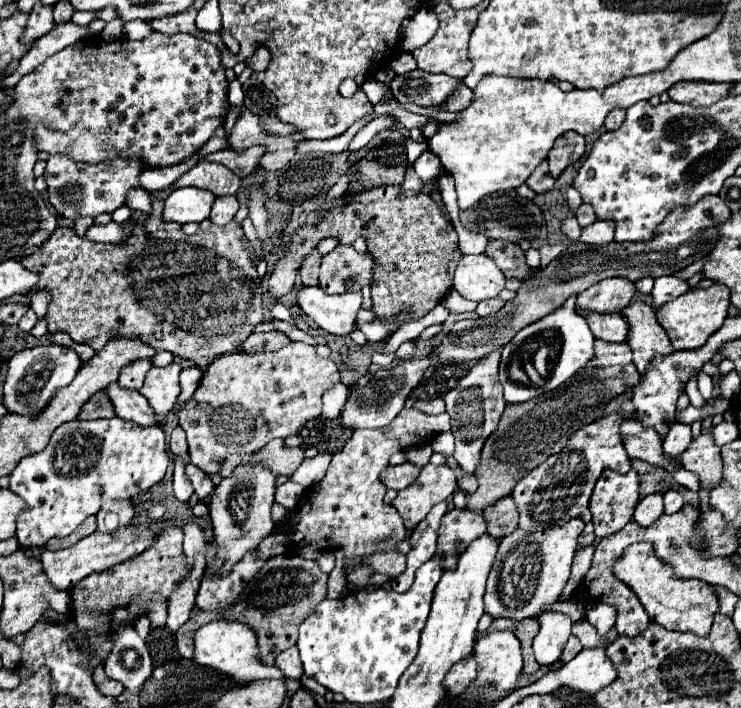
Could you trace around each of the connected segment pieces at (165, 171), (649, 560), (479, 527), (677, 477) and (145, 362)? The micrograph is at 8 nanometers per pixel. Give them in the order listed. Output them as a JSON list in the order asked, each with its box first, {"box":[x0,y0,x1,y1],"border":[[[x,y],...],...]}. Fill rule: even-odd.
[{"box":[139,155,197,191],"border":[[[197,155],[189,157],[185,163],[177,163],[173,167],[159,167],[159,169],[147,169],[141,173],[139,181],[143,185],[143,189],[147,191],[155,191],[155,189],[167,189],[171,183],[175,183],[183,173],[187,173],[195,163],[197,163]]]},{"box":[613,543,719,637],"border":[[[633,543],[629,545],[621,559],[613,565],[613,573],[627,587],[633,589],[641,605],[645,607],[651,621],[659,623],[665,629],[695,633],[699,637],[707,637],[713,625],[713,617],[719,611],[719,599],[713,585],[701,579],[679,579],[673,573],[673,565],[657,559],[653,551],[653,543]]]},{"box":[435,509,485,571],"border":[[[451,509],[443,515],[437,529],[437,551],[435,557],[441,557],[443,571],[457,567],[459,555],[469,547],[471,541],[485,535],[485,519],[481,513],[469,509]]]},{"box":[672,466,700,491],"border":[[[682,466],[672,473],[674,480],[684,487],[692,491],[700,490],[700,482],[698,476],[691,472],[685,470]]]},{"box":[119,359,151,389],"border":[[[137,359],[129,365],[125,365],[119,373],[119,383],[121,387],[127,387],[127,389],[139,389],[143,379],[145,379],[145,373],[151,369],[151,361],[149,359]]]}]

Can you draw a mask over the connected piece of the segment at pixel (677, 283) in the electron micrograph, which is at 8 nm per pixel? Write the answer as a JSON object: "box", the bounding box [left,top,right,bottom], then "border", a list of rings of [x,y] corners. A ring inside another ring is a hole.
{"box":[651,277,689,309],"border":[[[657,277],[655,279],[655,287],[651,291],[653,295],[653,307],[659,309],[661,305],[677,299],[679,295],[687,293],[689,291],[689,285],[683,281],[683,279],[677,279],[677,277]]]}

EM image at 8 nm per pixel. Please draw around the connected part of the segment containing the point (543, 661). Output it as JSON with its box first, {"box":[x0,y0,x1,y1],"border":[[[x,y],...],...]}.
{"box":[533,613,573,665],"border":[[[543,613],[537,617],[541,631],[533,641],[535,659],[539,665],[553,665],[559,661],[567,639],[571,637],[573,621],[563,613]]]}

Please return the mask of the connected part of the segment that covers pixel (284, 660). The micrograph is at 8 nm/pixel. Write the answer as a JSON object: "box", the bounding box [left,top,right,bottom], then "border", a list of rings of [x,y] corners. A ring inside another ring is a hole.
{"box":[275,647,303,679],"border":[[[289,647],[289,649],[283,651],[281,655],[277,655],[275,667],[279,667],[285,677],[299,679],[299,677],[303,675],[303,667],[301,667],[301,659],[299,659],[297,647]]]}

